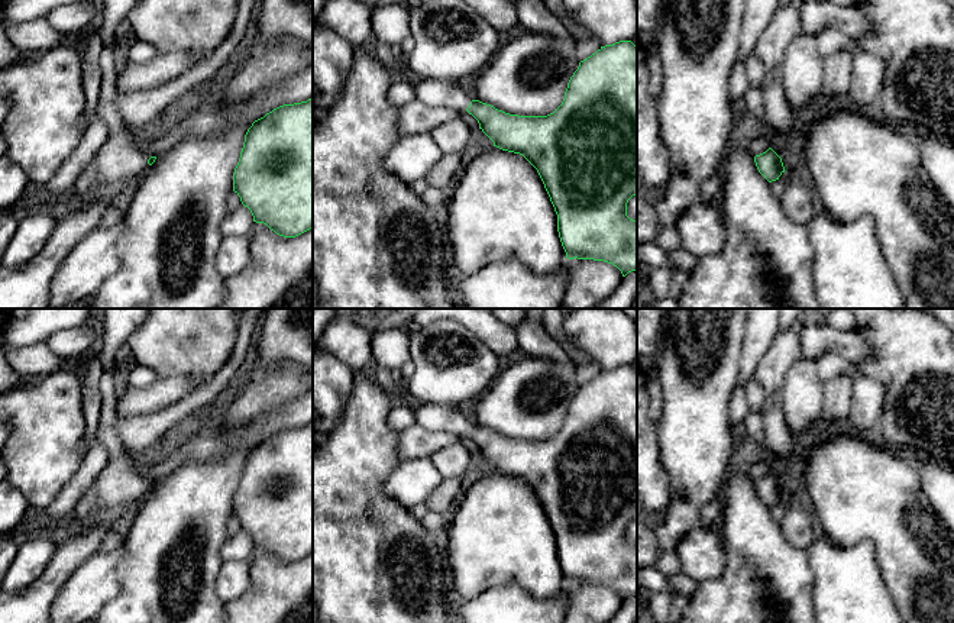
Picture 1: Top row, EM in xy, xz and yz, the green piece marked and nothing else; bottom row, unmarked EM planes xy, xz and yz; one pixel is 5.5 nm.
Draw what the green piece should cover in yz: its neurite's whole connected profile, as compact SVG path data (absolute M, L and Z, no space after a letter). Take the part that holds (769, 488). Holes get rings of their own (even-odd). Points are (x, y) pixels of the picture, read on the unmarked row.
M769 472L766 477L754 481L759 497L769 506L776 506L785 497L782 482Z

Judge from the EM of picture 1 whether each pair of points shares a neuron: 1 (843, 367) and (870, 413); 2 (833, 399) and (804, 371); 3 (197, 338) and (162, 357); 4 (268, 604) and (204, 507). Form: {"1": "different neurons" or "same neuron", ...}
{"1": "same neuron", "2": "different neurons", "3": "same neuron", "4": "different neurons"}

